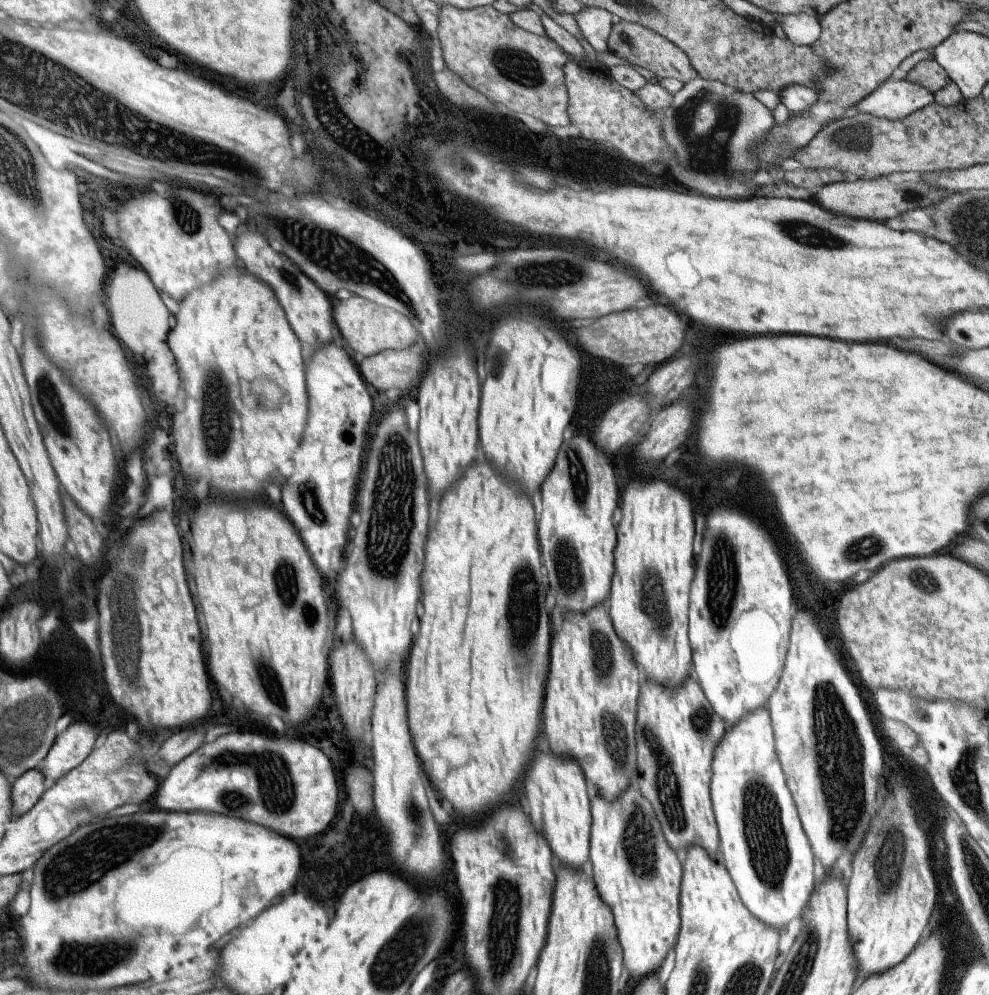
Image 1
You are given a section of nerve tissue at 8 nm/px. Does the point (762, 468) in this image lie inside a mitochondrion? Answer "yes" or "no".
yes

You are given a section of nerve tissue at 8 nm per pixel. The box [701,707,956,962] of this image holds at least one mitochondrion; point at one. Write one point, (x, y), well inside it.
(765, 836)

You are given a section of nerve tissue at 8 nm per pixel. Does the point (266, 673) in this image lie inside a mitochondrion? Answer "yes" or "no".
yes

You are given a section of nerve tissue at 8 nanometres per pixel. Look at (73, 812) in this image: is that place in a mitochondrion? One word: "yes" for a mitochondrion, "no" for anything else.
yes

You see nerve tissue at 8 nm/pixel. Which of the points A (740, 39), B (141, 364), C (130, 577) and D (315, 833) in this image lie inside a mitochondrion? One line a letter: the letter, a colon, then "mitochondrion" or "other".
A: other
B: other
C: mitochondrion
D: other

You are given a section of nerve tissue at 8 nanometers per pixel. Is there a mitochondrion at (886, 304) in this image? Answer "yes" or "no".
no

